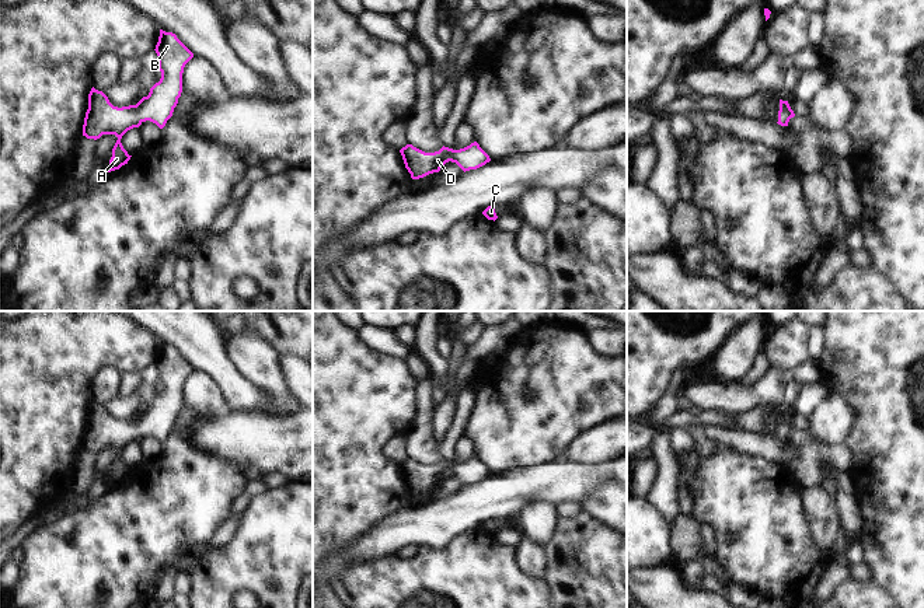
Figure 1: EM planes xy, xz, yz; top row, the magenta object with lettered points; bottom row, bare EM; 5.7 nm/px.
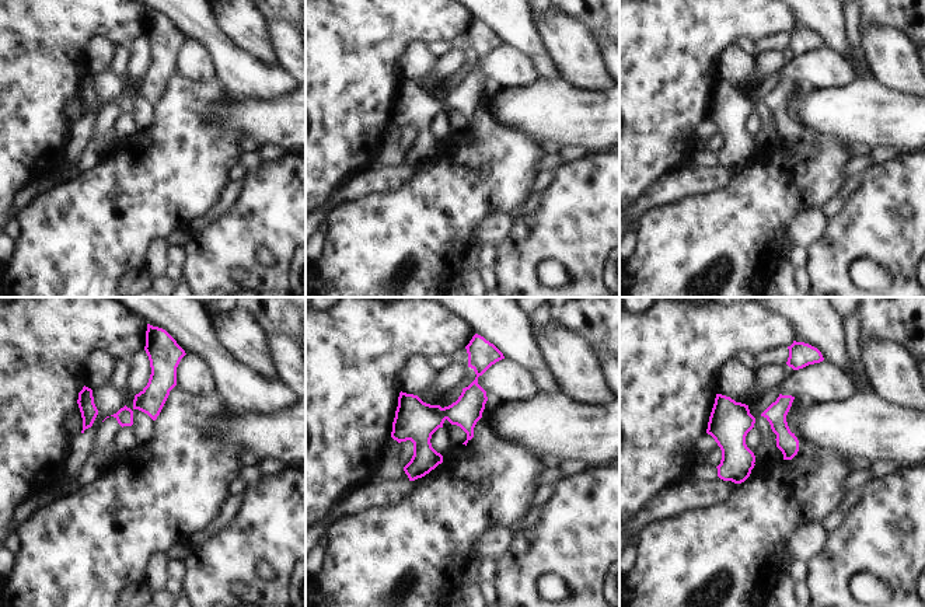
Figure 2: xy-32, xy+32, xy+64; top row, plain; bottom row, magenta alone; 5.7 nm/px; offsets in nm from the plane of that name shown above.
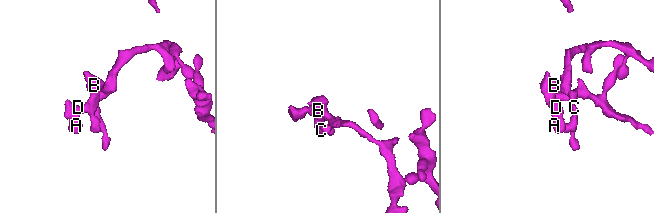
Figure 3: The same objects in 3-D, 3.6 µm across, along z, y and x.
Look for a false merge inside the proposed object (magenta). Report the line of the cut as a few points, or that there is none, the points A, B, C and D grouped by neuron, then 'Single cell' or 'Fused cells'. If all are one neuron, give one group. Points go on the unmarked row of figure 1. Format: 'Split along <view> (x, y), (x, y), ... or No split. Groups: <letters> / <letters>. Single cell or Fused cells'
No split. Groups: A B C D. Single cell.

